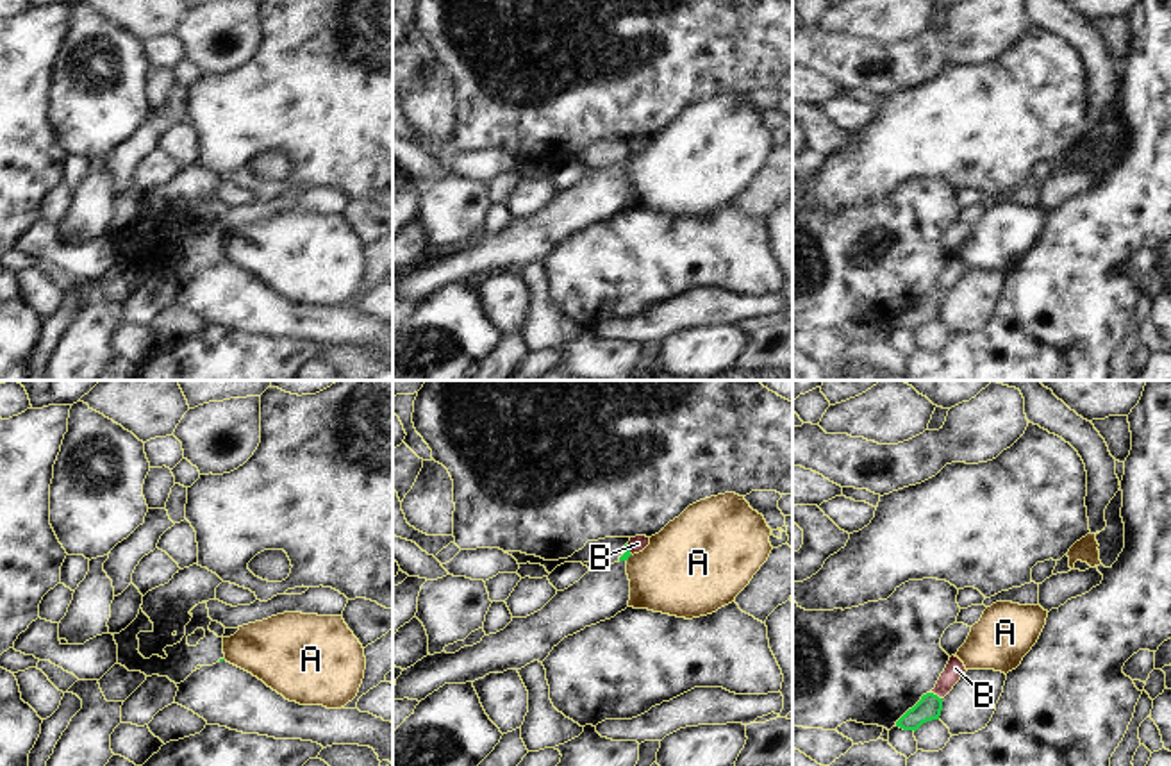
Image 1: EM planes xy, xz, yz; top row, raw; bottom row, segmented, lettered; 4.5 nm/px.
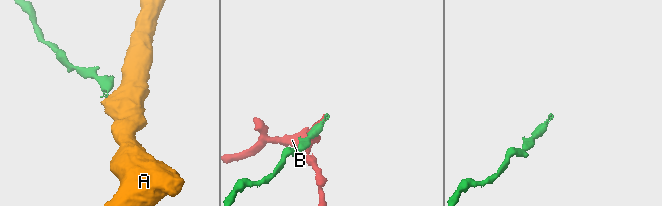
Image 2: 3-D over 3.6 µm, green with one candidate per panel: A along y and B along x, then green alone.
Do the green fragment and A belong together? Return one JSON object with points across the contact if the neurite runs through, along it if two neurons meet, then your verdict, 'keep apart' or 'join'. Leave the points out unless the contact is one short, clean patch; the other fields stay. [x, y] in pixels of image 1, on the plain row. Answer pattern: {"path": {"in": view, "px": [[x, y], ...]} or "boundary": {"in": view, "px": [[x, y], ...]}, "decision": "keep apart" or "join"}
{"boundary": {"in": "xz", "px": [[631, 154], [627, 161]]}, "decision": "keep apart"}

